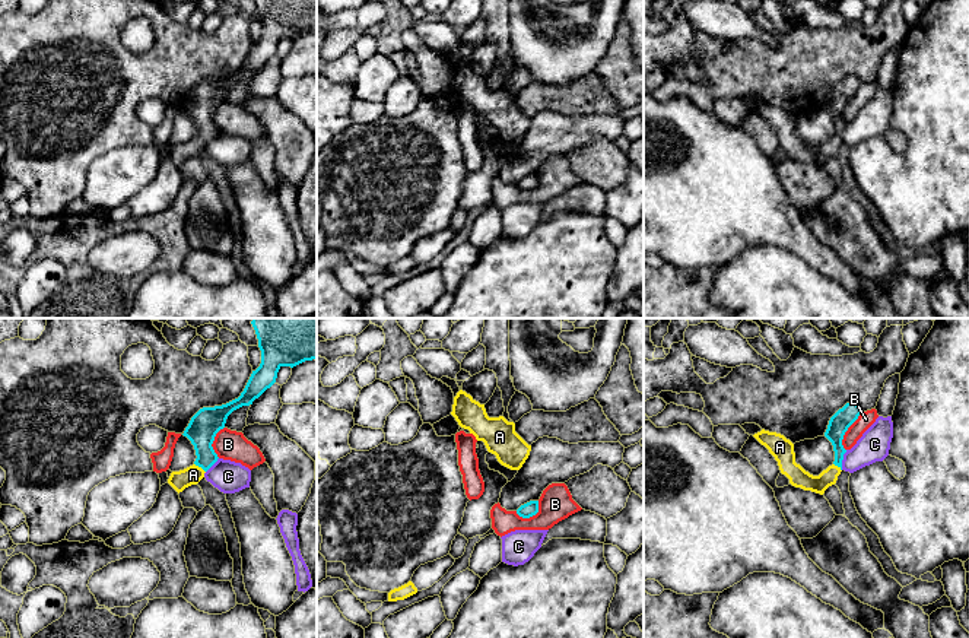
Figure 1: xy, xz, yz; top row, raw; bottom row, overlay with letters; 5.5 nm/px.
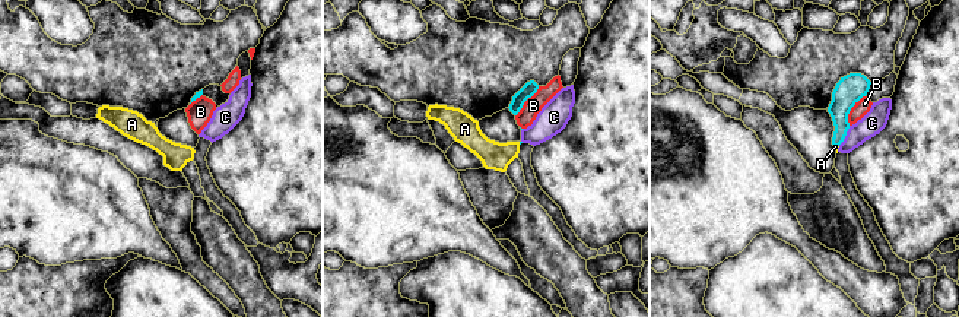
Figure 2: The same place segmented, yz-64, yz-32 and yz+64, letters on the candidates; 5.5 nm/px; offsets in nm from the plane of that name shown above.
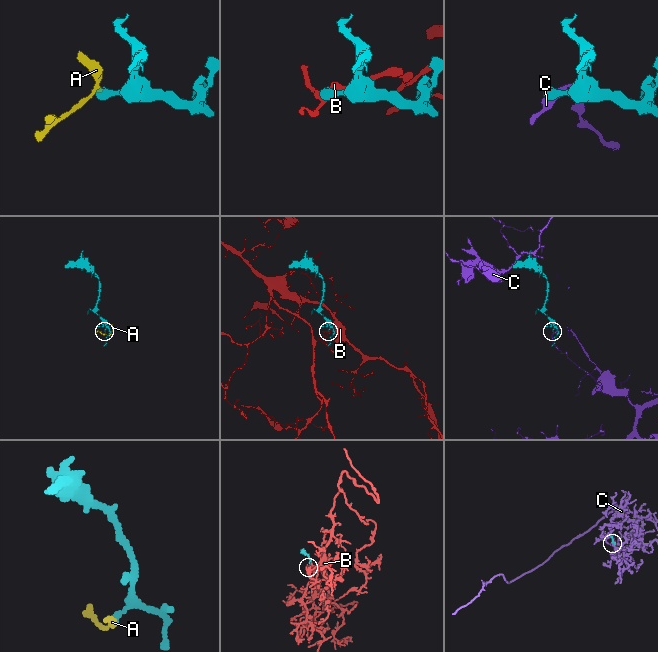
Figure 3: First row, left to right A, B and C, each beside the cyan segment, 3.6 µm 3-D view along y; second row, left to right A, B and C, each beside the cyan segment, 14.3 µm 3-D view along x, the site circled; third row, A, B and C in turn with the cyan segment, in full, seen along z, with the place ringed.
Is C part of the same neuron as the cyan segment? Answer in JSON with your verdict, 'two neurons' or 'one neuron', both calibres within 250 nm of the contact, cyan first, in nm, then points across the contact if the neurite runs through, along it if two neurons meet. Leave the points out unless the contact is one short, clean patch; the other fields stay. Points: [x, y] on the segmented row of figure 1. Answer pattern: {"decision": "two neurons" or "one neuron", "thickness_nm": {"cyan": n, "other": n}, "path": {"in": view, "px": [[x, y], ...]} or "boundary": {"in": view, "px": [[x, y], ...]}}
{"decision": "two neurons", "thickness_nm": {"cyan": 110, "other": 170}, "boundary": {"in": "yz", "px": [[847, 450], [841, 469]]}}

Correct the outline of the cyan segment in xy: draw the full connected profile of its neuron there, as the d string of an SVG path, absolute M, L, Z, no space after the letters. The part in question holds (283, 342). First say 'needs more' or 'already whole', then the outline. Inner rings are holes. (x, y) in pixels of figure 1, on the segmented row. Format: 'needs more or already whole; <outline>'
needs more; M252 318L251 324L258 339L261 364L252 371L238 399L203 407L191 418L182 435L194 445L197 458L193 466L171 473L168 483L178 493L197 485L217 461L212 444L233 410L252 404L276 383L282 366L293 368L305 361L317 361L317 318Z

